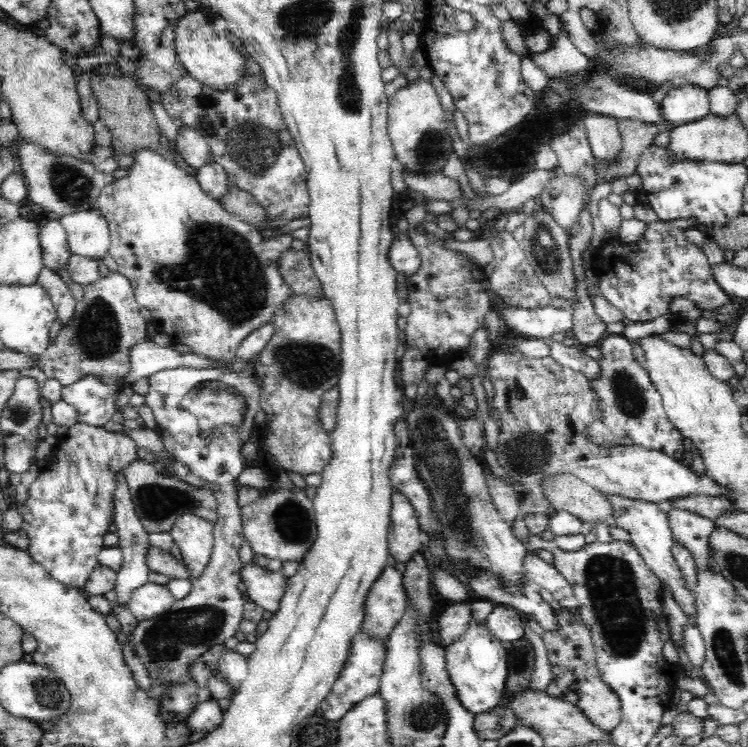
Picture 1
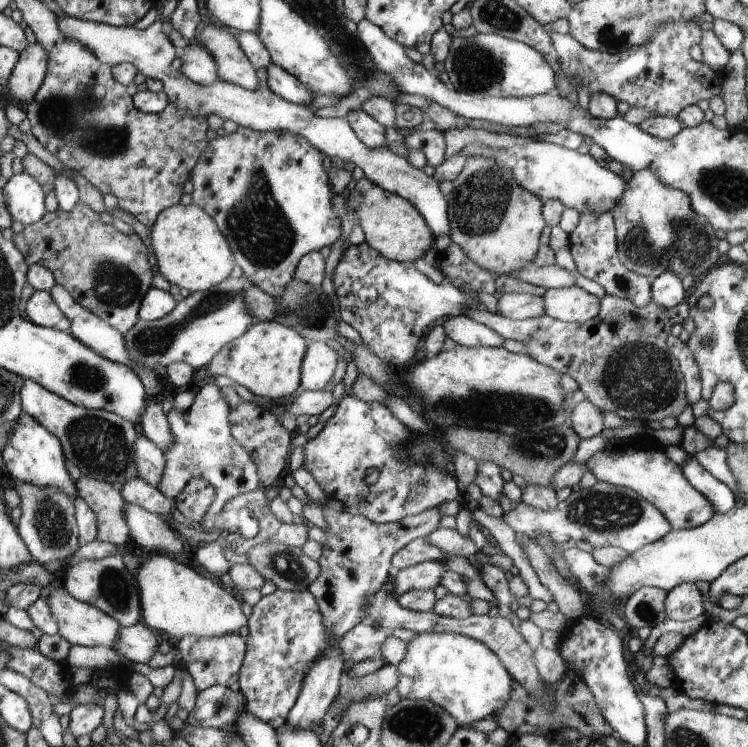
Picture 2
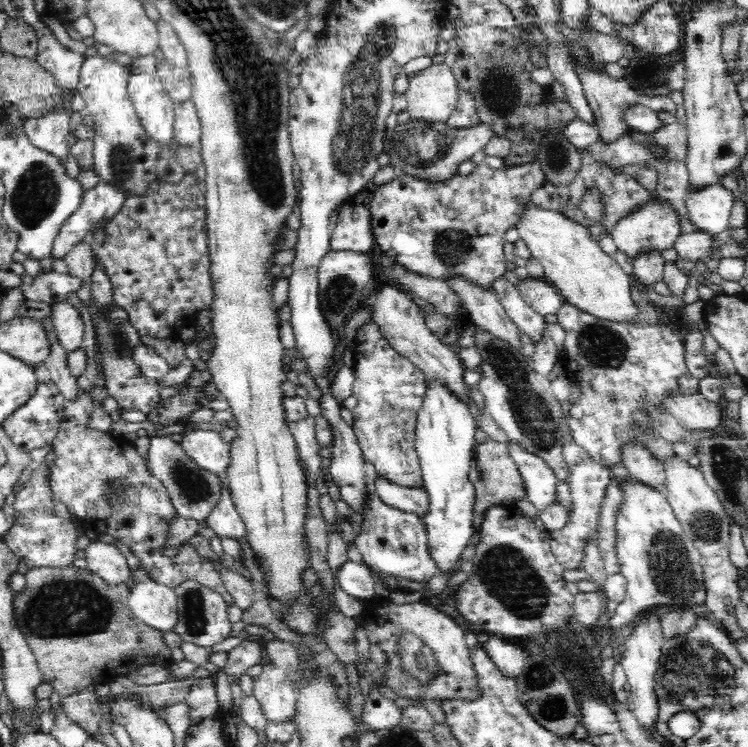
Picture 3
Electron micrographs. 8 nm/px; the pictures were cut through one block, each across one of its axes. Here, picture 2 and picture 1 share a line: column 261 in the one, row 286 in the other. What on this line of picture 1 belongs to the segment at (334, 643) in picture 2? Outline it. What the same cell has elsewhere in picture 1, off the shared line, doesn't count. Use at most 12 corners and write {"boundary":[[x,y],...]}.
{"boundary":[[671,221],[592,256],[599,292],[632,322],[674,298],[731,300],[701,248]]}

